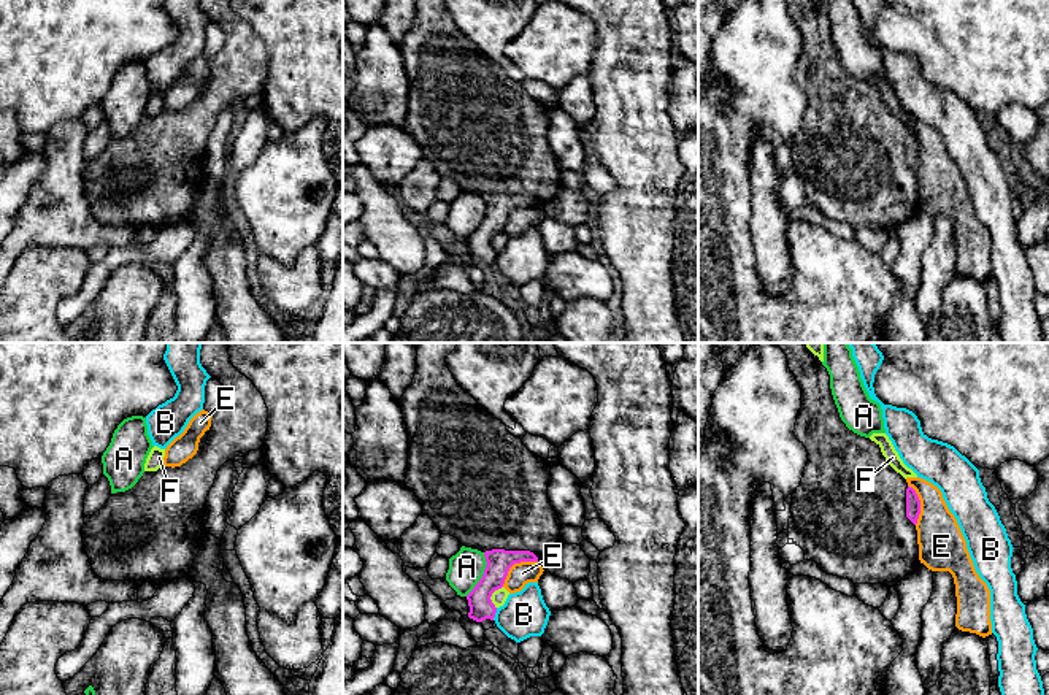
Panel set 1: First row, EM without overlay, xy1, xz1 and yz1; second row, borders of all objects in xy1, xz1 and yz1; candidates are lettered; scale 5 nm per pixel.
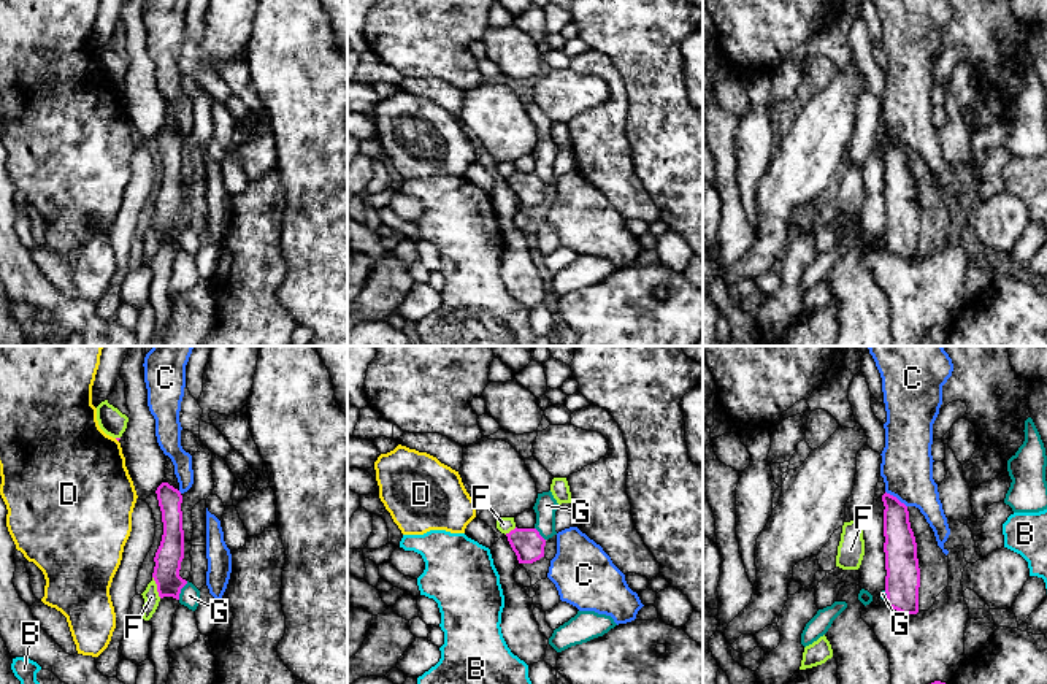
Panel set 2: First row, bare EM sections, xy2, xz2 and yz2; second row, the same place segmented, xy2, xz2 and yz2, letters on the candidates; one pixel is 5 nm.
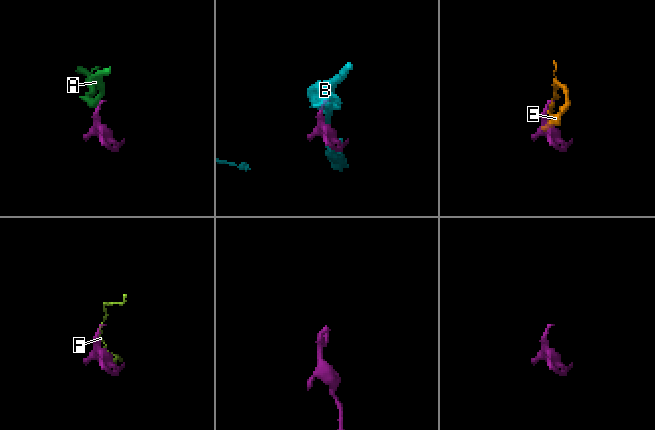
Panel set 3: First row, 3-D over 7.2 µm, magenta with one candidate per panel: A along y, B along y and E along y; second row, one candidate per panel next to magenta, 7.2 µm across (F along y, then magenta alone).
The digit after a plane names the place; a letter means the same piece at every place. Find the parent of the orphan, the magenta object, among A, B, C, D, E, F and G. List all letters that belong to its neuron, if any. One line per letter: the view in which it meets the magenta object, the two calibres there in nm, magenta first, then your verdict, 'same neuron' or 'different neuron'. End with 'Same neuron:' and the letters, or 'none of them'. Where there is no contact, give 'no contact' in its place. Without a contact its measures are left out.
A: xz1 | 130/180 nm | different neuron
B: xz1 | 120/240 nm | different neuron
C: yz2 | 170/260 nm | different neuron
D: no contact | different neuron
E: xz1 | 130/120 nm | different neuron
F: xz1 | 130/80 nm | different neuron
G: xy2 | 140/100 nm | different neuron
Same neuron: none of them

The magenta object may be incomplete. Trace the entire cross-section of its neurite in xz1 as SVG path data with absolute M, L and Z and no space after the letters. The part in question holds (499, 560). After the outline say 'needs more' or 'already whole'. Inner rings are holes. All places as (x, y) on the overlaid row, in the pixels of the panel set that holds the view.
M457 343L414 344L416 373L398 400L408 430L405 486L416 493L422 514L433 520L441 535L451 535L462 546L484 554L484 574L467 595L468 617L494 620L497 608L490 597L503 587L509 568L543 560L562 544L560 520L548 498L551 467L457 384L446 363Z; needs more

